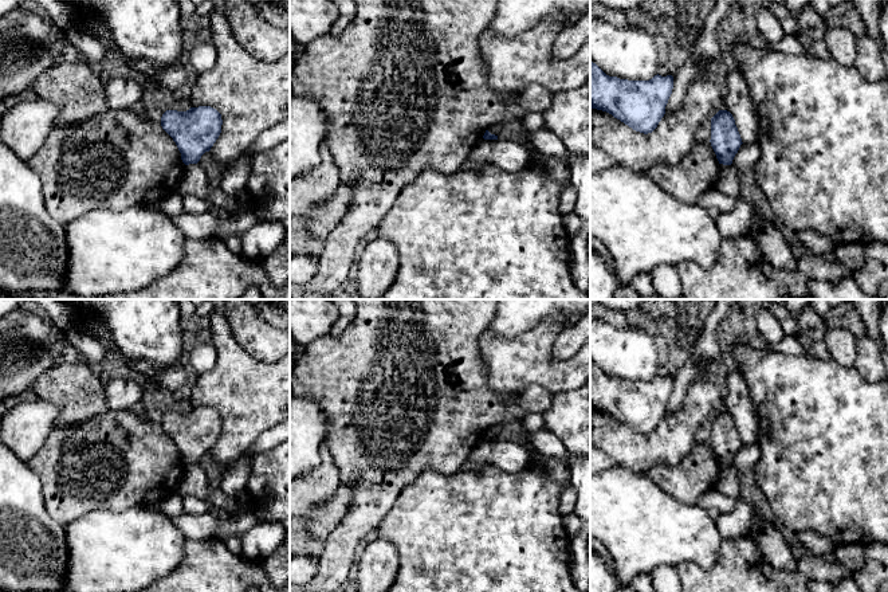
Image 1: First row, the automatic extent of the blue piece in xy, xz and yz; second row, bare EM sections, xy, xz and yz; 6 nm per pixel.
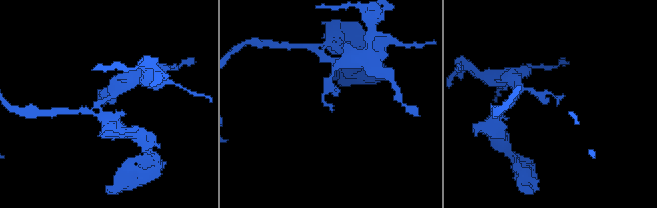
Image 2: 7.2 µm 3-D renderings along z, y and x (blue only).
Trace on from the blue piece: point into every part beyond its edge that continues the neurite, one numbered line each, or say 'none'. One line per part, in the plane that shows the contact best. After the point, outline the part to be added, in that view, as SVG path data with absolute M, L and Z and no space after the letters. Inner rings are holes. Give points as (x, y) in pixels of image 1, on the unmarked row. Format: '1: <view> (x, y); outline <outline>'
none

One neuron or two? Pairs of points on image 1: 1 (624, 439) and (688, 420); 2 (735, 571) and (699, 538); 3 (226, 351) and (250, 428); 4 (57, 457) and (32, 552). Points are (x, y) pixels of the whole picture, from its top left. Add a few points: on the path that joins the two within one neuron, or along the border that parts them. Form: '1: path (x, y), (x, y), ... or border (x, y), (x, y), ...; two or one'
1: path (640, 442), (666, 442), (672, 435); one
2: border (723, 540), (711, 567), (687, 561); two
3: path (235, 369), (238, 384), (248, 395), (248, 410); one
4: border (36, 475), (42, 486), (44, 509), (66, 525); two

